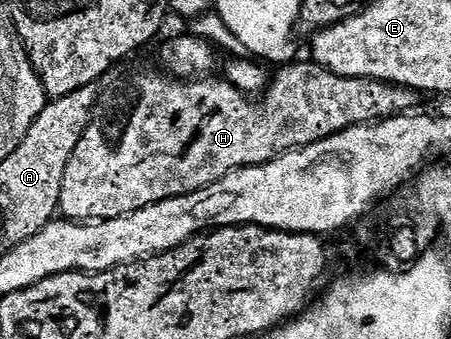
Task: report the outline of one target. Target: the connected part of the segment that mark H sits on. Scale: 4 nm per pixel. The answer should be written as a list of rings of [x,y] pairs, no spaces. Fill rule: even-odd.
[[[289,62],[280,69],[278,76],[272,77],[271,83],[264,93],[262,104],[256,104],[256,99],[250,98],[246,93],[234,85],[228,79],[213,80],[214,78],[174,78],[164,71],[157,72],[137,72],[134,76],[129,76],[126,80],[121,80],[113,89],[109,96],[102,95],[97,101],[96,108],[93,109],[93,118],[90,120],[83,138],[79,138],[79,146],[75,146],[75,154],[71,154],[70,161],[67,162],[66,173],[63,176],[62,194],[59,212],[64,219],[76,220],[78,222],[92,222],[94,220],[110,220],[119,218],[123,214],[131,214],[148,204],[163,202],[167,198],[182,196],[188,192],[194,192],[200,188],[211,186],[219,182],[227,174],[231,174],[240,168],[250,168],[256,164],[266,164],[277,156],[282,156],[284,152],[292,152],[294,148],[306,148],[308,144],[314,144],[320,140],[326,140],[328,136],[339,134],[343,130],[353,128],[357,124],[372,124],[379,120],[386,120],[388,116],[400,116],[414,111],[413,108],[419,100],[418,93],[412,88],[404,87],[400,84],[390,84],[384,80],[364,80],[363,78],[351,78],[350,76],[340,76],[331,70],[321,68],[312,62],[297,64]]]

